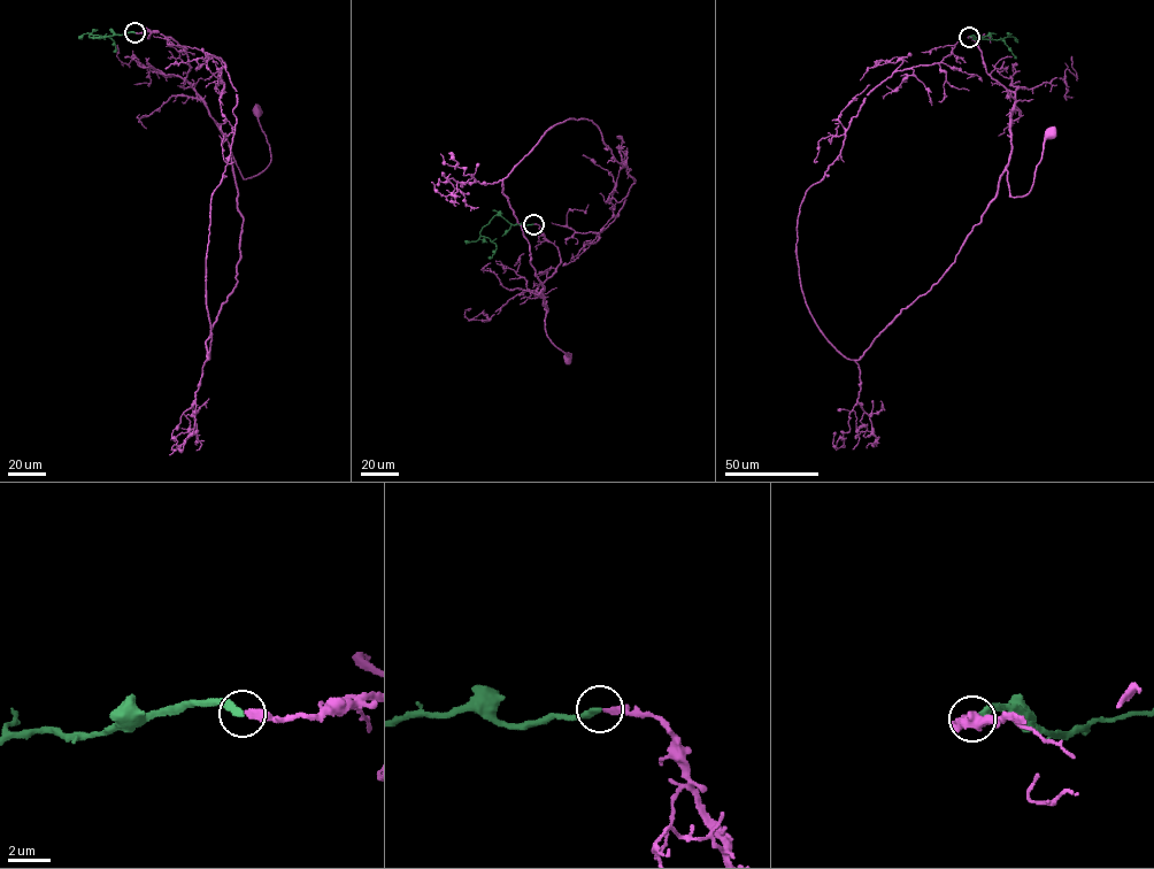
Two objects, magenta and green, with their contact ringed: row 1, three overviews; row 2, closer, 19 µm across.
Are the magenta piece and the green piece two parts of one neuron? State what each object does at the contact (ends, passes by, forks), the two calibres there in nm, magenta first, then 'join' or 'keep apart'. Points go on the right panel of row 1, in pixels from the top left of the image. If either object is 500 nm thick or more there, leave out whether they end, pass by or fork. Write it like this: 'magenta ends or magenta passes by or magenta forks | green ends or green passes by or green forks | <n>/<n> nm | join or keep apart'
magenta ends | green ends | 360/280 nm | keep apart

